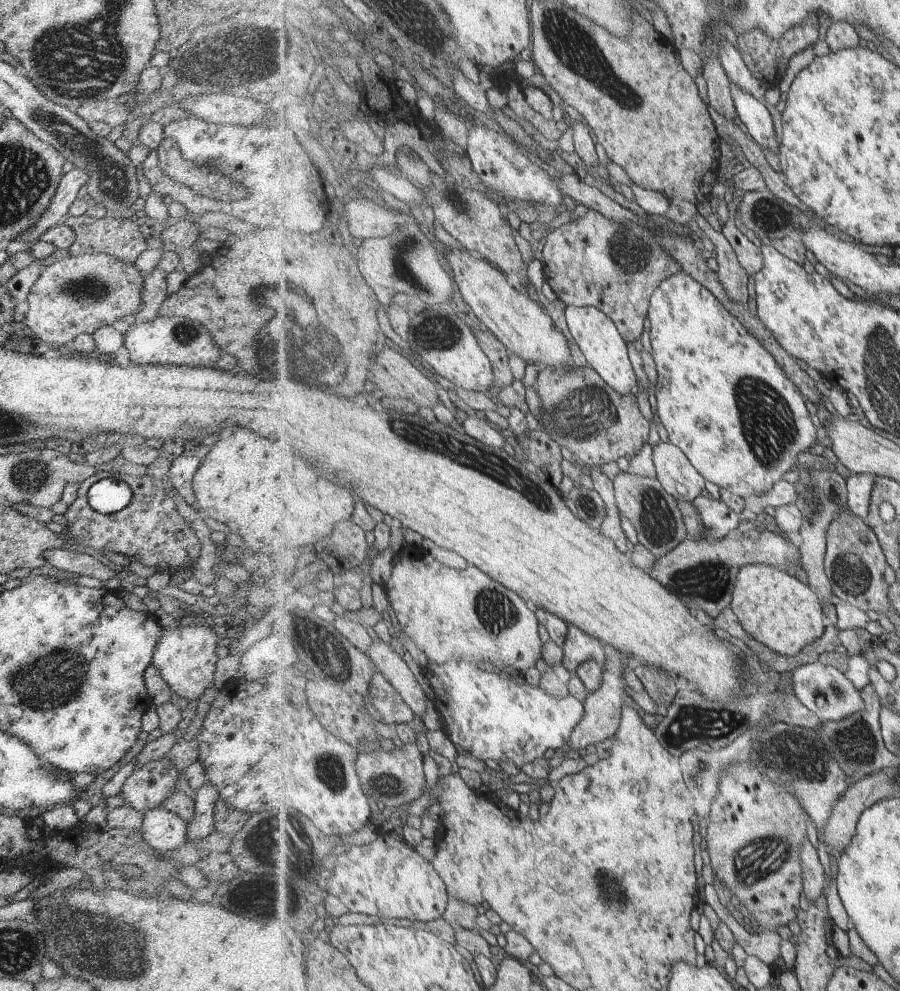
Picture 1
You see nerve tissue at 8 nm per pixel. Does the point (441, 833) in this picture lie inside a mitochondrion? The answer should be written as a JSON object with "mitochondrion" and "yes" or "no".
{"mitochondrion":"no"}

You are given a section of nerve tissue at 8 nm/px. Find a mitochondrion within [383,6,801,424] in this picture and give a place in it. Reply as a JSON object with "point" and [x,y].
{"point":[570,45]}

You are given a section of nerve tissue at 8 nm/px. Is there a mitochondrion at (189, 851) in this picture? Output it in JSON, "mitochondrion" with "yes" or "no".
{"mitochondrion":"no"}

